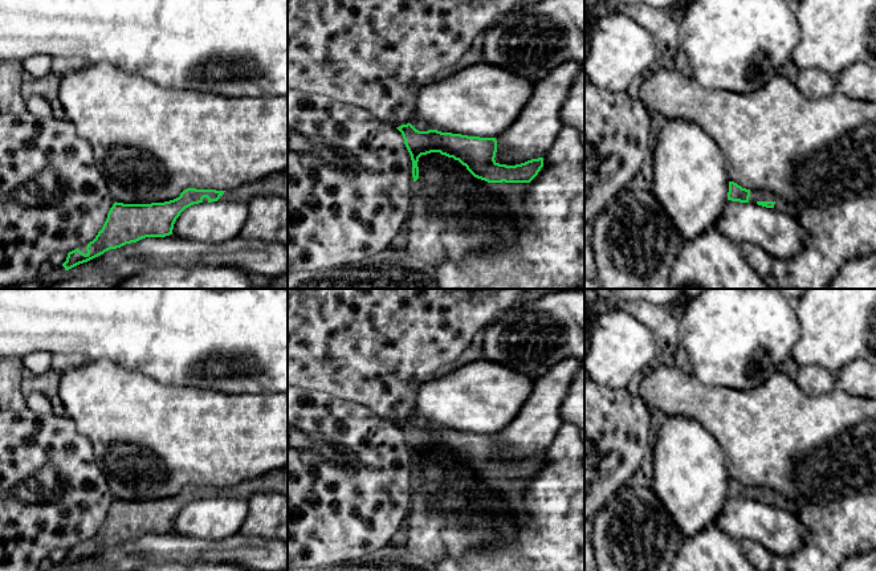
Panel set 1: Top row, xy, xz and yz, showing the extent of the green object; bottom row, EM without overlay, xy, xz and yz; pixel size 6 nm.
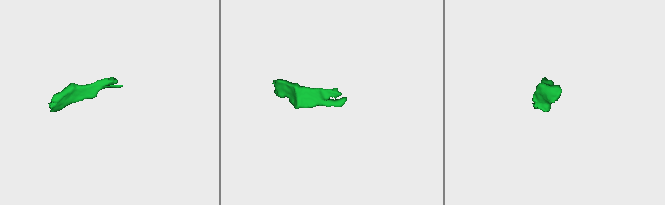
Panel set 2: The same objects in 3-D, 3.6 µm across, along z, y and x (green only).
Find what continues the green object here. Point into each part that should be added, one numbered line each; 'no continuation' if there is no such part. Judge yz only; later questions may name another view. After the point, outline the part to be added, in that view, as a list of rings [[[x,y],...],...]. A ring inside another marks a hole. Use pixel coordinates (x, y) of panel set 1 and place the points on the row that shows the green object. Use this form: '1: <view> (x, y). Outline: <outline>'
1: yz (756, 195). Outline: [[[750,189],[749,203],[775,201],[775,195],[767,189]]]

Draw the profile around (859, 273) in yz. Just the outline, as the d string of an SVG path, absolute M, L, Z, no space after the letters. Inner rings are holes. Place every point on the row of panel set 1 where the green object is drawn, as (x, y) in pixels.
M876 253L844 262L827 289L876 289Z

